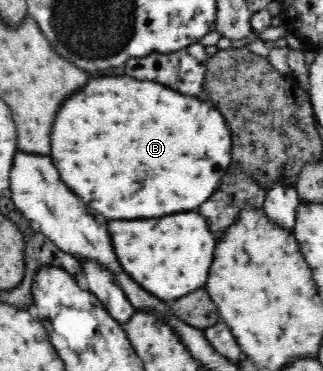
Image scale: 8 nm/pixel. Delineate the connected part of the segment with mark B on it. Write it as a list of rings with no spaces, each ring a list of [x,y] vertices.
[[[91,80],[59,112],[53,126],[53,164],[71,192],[107,220],[193,212],[213,196],[231,166],[231,126],[209,104],[153,82]]]

